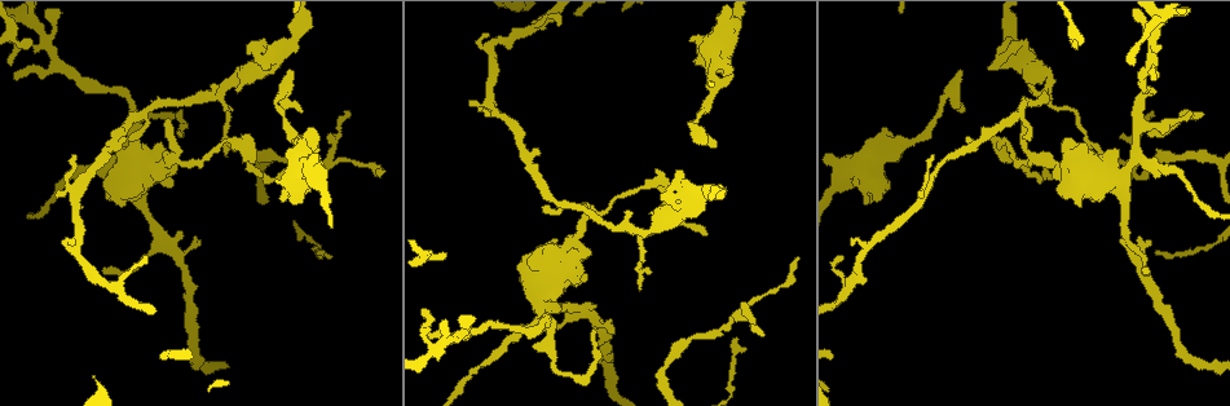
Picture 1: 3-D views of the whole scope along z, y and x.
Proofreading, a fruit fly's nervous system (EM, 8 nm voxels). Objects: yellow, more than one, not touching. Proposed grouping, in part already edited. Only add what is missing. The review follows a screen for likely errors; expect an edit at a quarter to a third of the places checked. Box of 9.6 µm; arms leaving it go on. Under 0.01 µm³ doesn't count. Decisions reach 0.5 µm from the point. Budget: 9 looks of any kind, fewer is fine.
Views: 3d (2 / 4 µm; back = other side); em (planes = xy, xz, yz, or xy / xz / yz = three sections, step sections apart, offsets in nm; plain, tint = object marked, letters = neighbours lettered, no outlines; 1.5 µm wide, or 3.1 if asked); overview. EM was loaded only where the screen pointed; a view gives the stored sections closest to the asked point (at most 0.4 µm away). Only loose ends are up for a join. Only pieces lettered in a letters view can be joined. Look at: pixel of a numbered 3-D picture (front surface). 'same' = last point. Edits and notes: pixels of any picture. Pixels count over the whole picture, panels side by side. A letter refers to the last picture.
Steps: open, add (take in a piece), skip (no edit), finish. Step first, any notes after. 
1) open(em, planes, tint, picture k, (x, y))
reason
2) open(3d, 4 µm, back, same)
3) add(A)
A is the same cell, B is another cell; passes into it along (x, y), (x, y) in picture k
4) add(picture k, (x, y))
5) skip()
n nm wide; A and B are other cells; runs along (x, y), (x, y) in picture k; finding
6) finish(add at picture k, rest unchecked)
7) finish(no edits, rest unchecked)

open(3d, 2 µm, back, picture 1, (225, 154))
free end

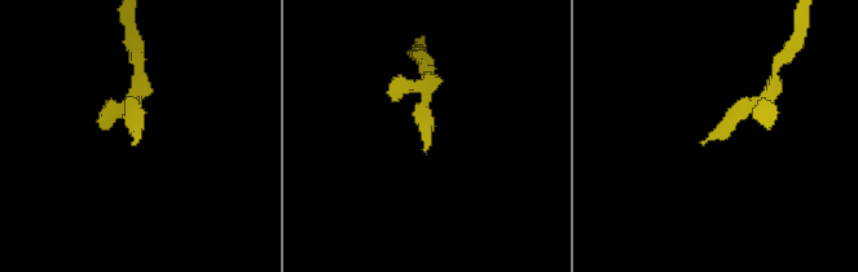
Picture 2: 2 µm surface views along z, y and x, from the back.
open(em, yz, step 8, letters, picture 2, (133, 143))
now the EM

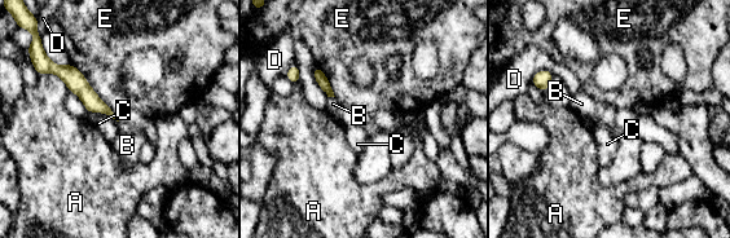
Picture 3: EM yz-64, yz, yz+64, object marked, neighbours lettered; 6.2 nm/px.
skip()
A, B, C, D and E are other cells; border along (106, 114), (117, 122) in picture 3; no lettered piece goes on from it

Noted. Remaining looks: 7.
open(3d, 4 µm, picture 1, (798, 257))
tapers out

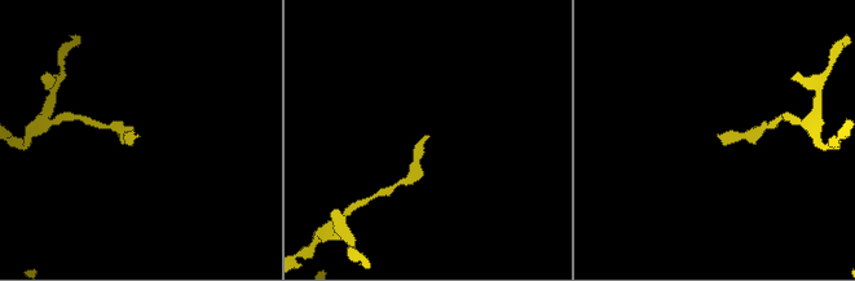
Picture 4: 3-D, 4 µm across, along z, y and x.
open(em, xy, step 8, tint, picture 4, (424, 137))
need the tissue

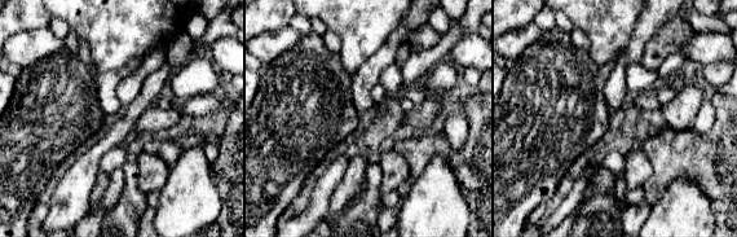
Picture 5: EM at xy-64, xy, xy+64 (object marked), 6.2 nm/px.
open(em, planes, letters, same)
another direction

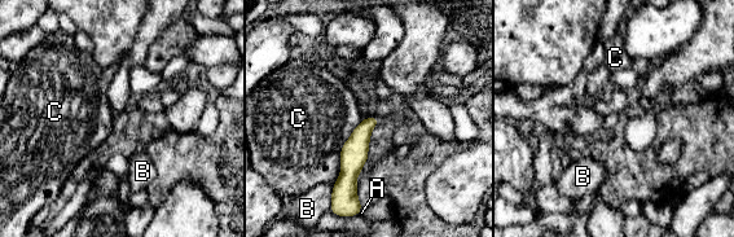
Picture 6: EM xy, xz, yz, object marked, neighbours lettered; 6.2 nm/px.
skip()
A, B and C are other cells; no lettered piece goes on from it

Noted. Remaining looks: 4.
open(3d, 2 µm, picture 1, (899, 158))
free end

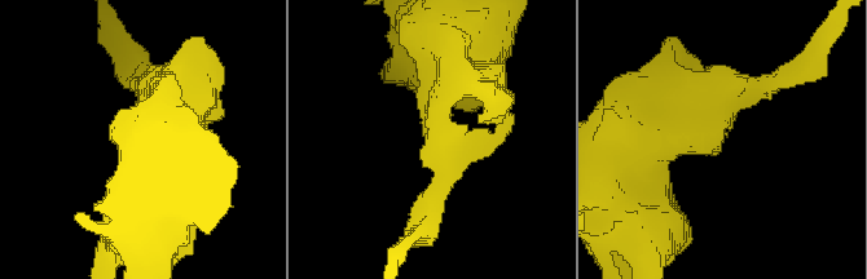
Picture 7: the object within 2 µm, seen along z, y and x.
open(em, xy, step 8, tint, picture 7, (711, 141))
need the tissue

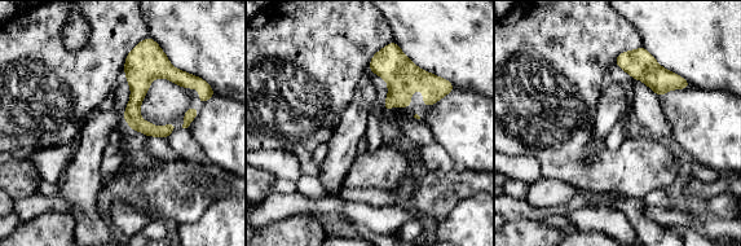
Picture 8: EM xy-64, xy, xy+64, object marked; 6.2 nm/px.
open(em, planes, letters, same)
cut it another way

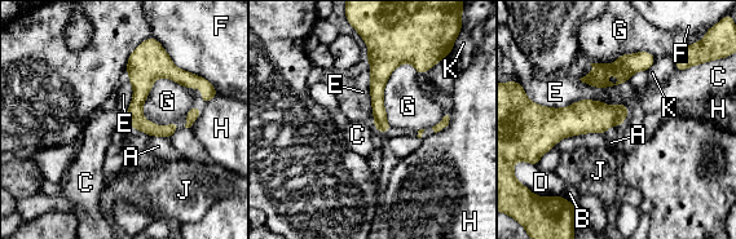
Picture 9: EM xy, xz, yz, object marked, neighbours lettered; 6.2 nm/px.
skip()
A, B, C, D, E, F, G, H, J and K are other cells; runs along (625, 110), (578, 119), (536, 119) in picture 9; none of them fits

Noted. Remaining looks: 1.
finish(no edits, rest unchecked)

